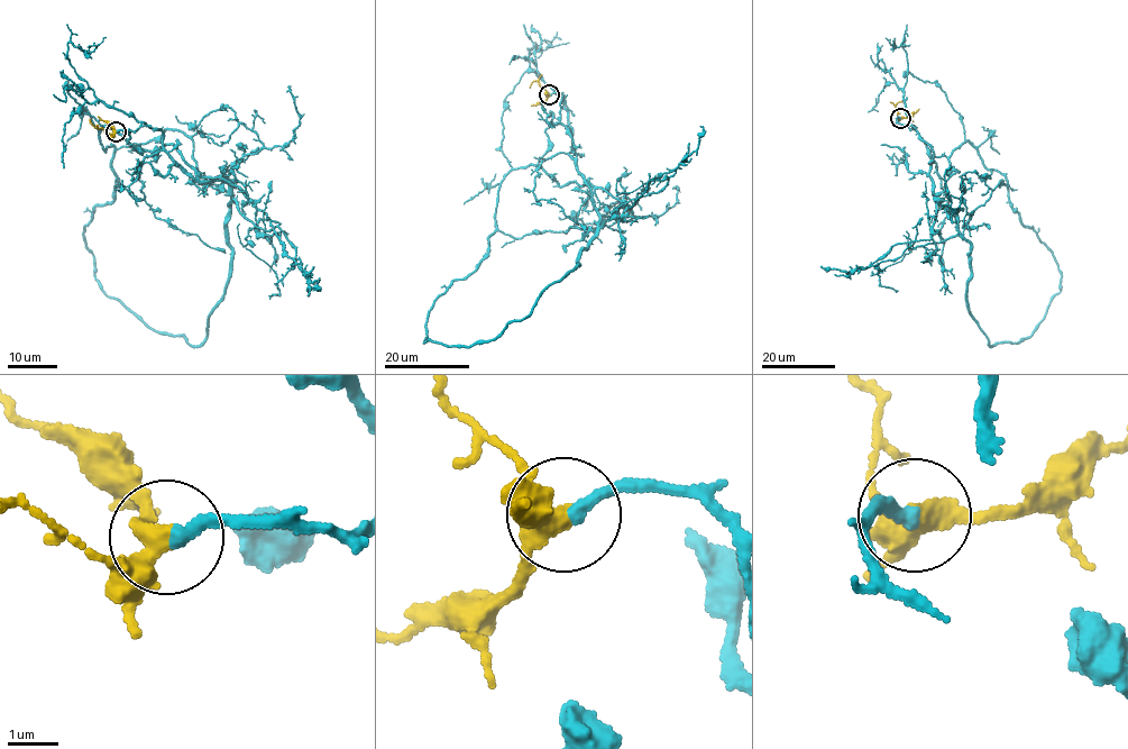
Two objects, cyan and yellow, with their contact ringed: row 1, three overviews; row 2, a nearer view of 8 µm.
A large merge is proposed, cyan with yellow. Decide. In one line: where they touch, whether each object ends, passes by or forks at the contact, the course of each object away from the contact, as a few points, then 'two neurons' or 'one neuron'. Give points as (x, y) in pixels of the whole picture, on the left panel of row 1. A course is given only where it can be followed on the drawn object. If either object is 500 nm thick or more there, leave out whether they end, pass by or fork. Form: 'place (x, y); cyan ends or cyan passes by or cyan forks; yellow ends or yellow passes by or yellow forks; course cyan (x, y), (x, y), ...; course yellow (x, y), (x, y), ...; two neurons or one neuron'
place (116, 131); cyan ends; yellow passes by; course cyan (117, 131), (143, 121), (196, 176), (176, 148), (102, 128), (118, 183), (83, 231), (95, 279); course yellow (116, 131), (112, 134), (95, 127), (89, 119); one neuron

